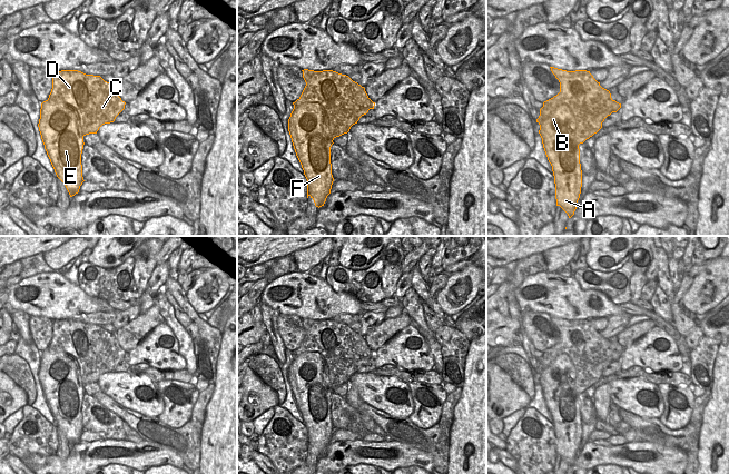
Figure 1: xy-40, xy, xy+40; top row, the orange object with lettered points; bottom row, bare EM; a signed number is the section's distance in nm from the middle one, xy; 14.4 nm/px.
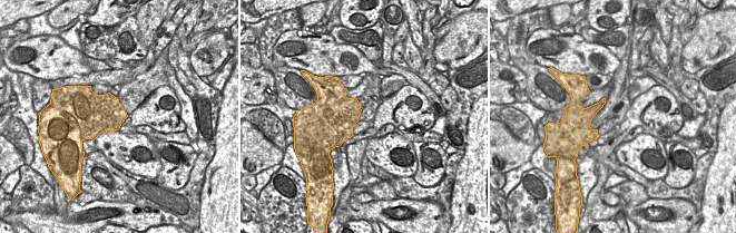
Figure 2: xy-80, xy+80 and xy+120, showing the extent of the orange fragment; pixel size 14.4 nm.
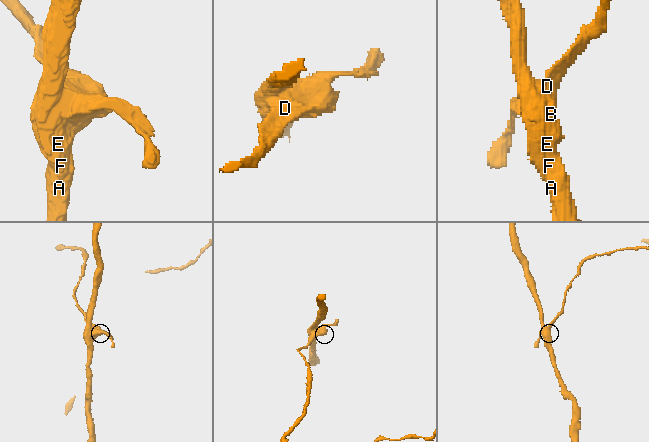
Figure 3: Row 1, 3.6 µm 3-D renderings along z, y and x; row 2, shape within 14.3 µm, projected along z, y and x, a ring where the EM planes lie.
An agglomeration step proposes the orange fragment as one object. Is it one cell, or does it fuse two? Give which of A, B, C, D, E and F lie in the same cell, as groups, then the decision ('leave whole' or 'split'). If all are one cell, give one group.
groups A B E F / C D; split

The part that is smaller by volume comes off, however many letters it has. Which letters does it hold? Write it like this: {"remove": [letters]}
{"remove": ["C", "D"]}

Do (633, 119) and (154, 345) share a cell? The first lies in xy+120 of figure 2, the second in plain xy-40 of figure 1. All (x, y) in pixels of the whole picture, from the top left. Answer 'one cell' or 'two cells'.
one cell

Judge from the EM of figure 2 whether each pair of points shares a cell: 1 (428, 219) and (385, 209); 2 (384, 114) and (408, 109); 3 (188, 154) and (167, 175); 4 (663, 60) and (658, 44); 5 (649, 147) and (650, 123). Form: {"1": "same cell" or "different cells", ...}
{"1": "same cell", "2": "same cell", "3": "same cell", "4": "same cell", "5": "different cells"}

